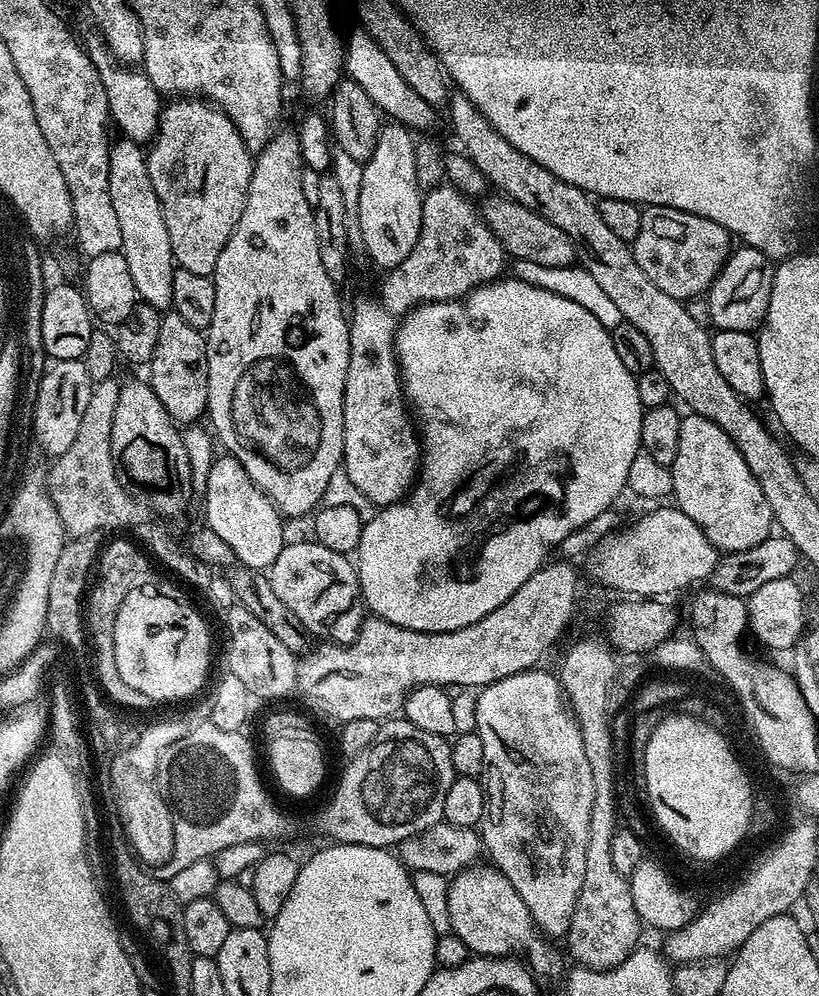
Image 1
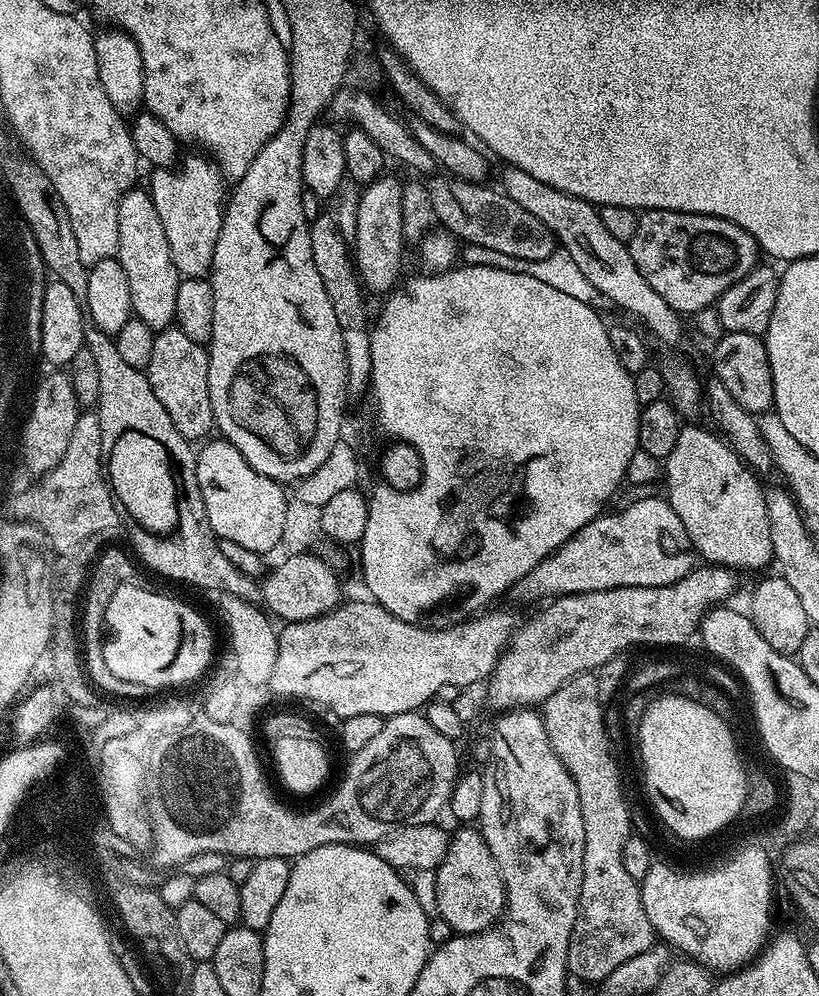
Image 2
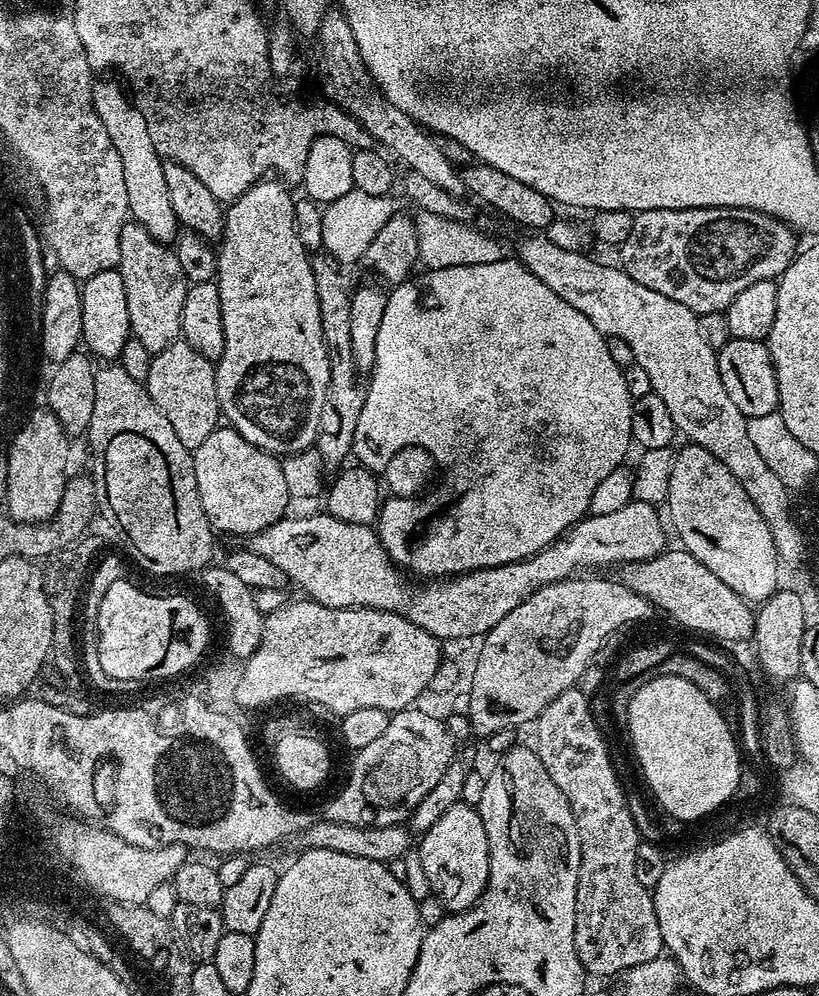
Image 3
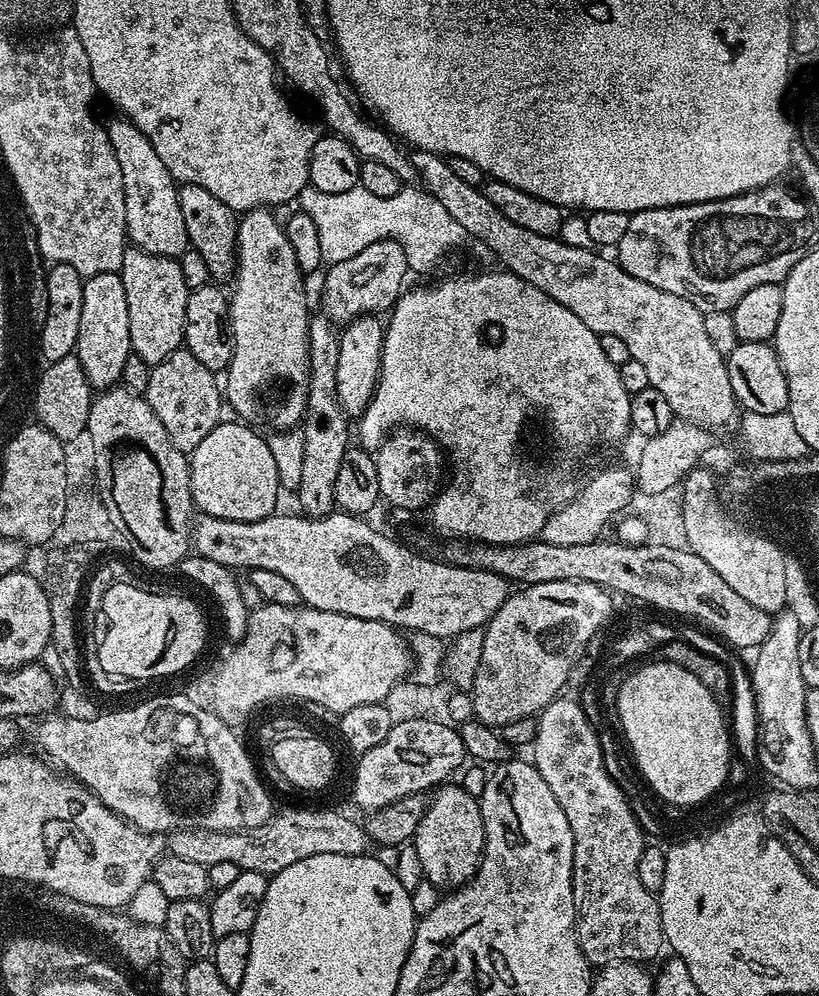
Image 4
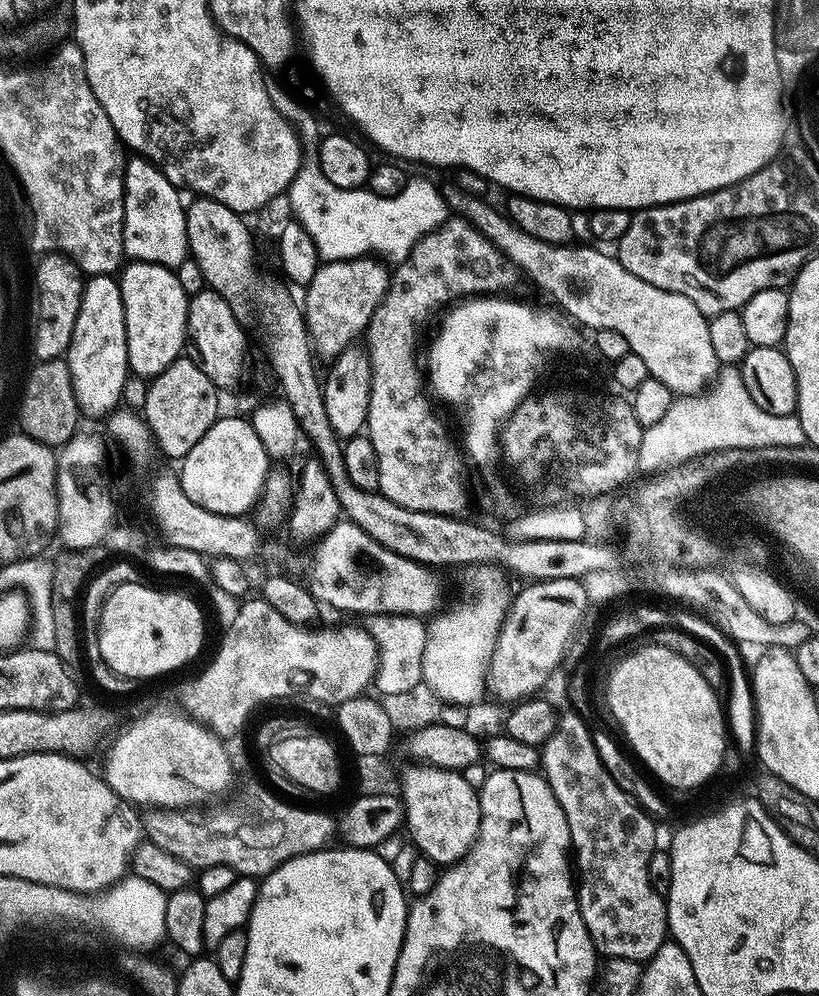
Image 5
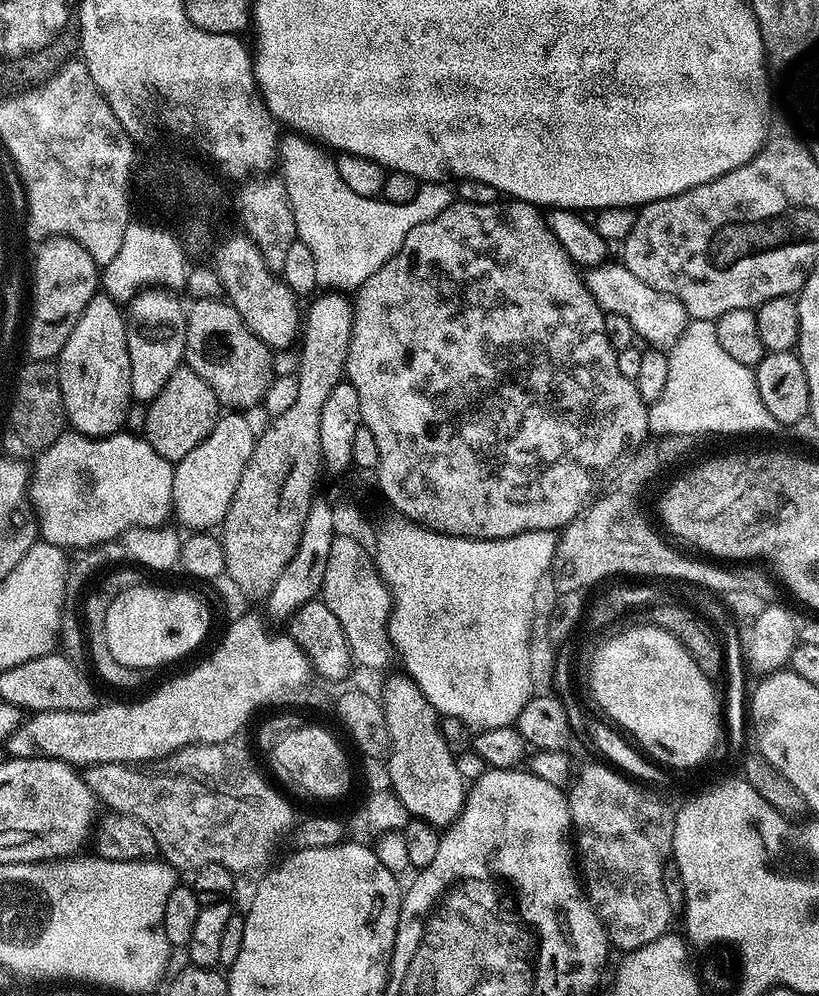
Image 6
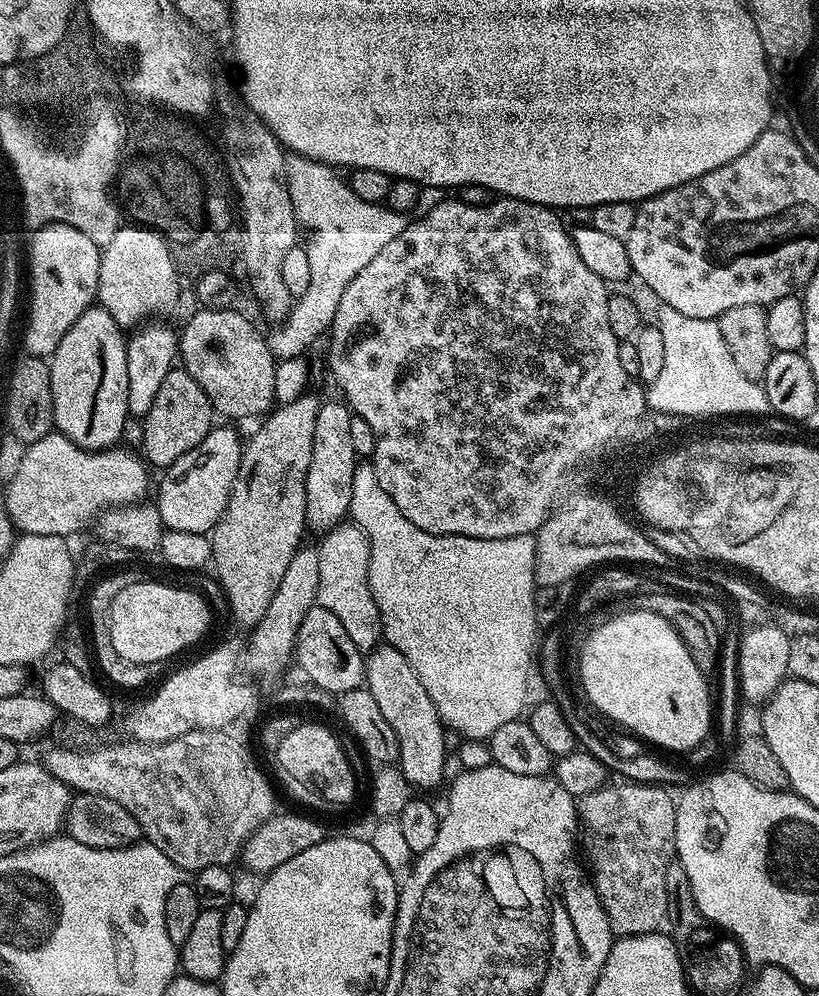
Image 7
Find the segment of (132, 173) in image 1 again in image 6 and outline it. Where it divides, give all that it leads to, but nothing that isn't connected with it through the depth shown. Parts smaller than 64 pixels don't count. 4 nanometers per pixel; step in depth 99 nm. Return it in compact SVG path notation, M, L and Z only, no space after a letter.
M149 286L136 293L126 304L128 353L130 354L130 390L133 401L151 402L166 386L170 374L181 367L186 346L186 322L188 313L180 305L179 295L167 288Z

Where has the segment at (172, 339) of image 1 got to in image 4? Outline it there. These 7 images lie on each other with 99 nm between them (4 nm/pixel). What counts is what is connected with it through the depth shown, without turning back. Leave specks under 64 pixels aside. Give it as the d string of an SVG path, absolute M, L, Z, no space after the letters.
M183 346L151 369L146 399L154 414L158 414L158 422L162 422L170 442L185 454L191 454L198 442L202 442L202 438L222 422L222 388L216 385L216 380L217 373L202 366L202 362L198 362L198 358Z

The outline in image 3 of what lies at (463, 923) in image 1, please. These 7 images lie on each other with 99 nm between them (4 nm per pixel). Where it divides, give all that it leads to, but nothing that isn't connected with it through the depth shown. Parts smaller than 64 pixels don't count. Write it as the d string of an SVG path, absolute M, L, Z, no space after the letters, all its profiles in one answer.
M461 802L450 806L450 810L419 837L418 851L429 889L443 900L449 913L465 912L478 903L488 885L490 858L486 826L473 805Z

